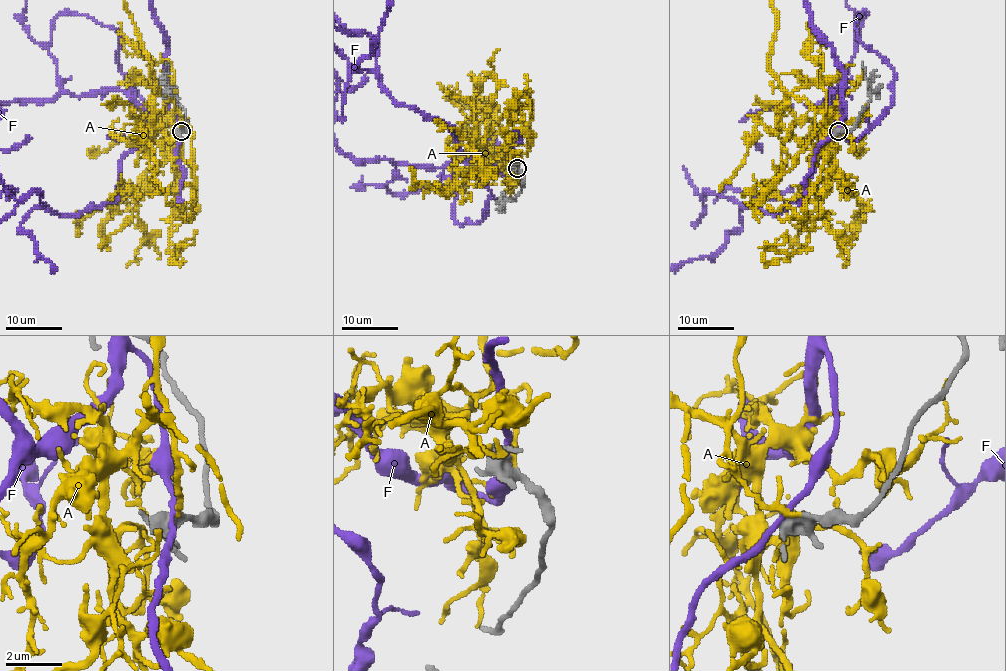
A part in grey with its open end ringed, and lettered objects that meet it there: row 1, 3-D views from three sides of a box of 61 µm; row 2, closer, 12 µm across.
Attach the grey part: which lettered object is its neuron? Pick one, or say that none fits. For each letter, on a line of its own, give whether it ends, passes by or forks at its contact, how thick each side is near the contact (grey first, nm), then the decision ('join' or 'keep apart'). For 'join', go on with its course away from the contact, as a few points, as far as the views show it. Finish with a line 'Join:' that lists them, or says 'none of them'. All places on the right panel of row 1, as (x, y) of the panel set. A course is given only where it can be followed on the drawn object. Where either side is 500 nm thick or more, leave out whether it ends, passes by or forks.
A: it passes by; 400 nm thick on the grey side, 120 nm on the other; join
F: it passes by; 400 nm thick on the grey side, 200 nm on the other; keep apart
Join: A

